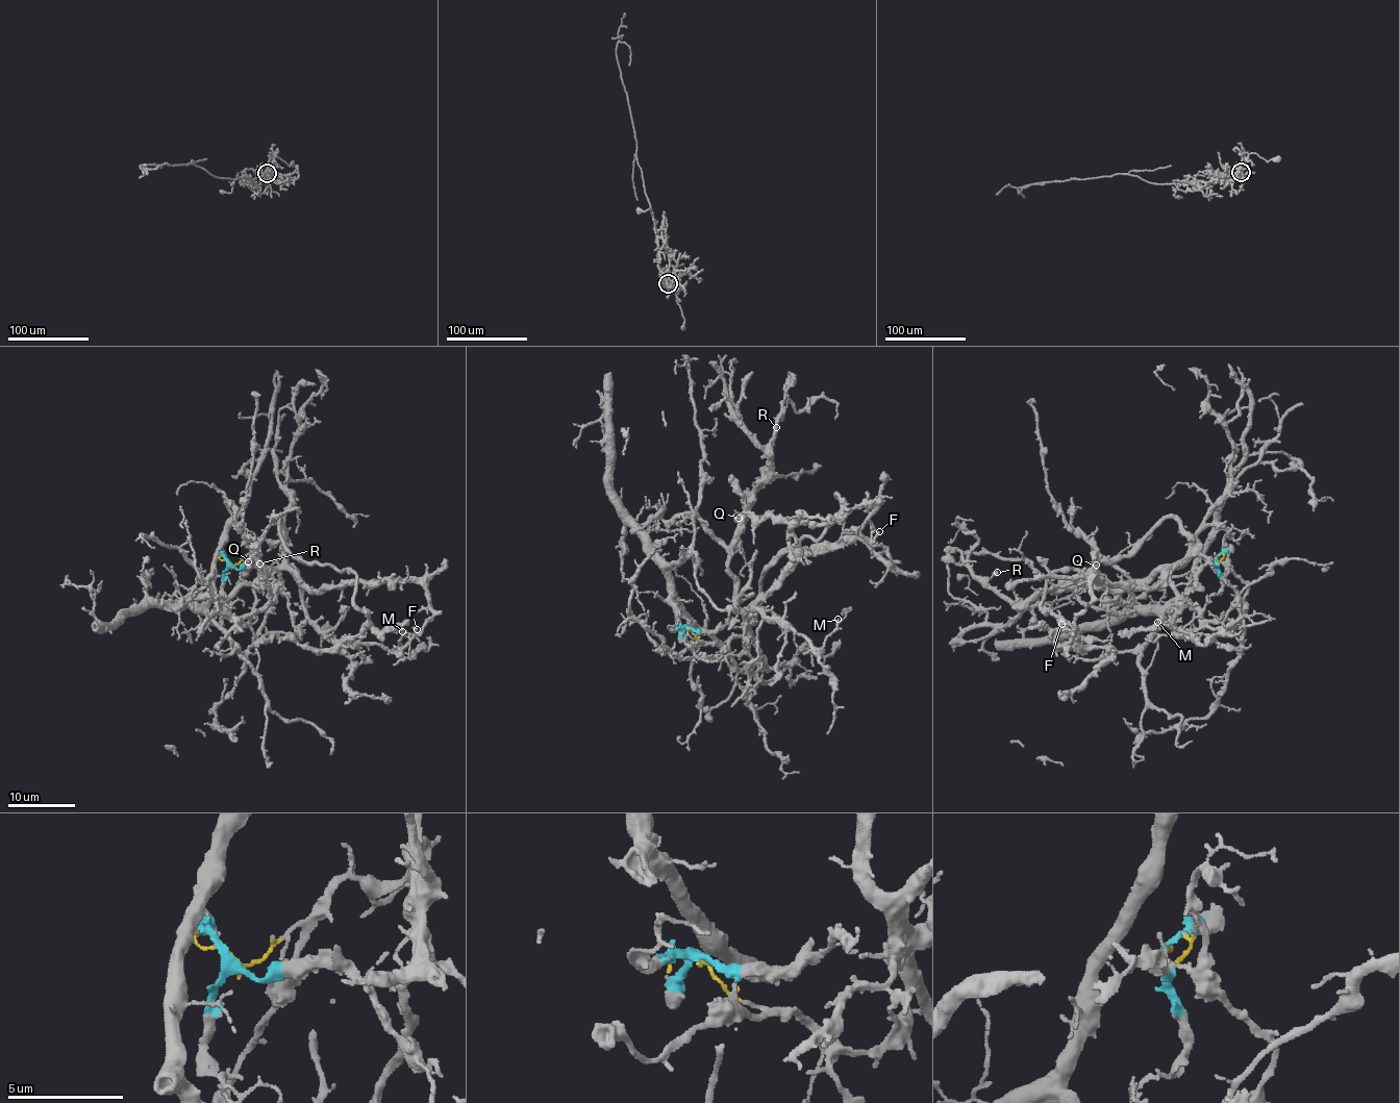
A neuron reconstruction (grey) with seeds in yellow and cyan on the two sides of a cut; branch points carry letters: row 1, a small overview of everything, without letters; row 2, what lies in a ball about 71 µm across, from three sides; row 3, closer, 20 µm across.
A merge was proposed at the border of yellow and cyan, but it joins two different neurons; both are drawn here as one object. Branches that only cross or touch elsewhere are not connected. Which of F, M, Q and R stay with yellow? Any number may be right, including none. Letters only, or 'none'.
F, M, Q, R

